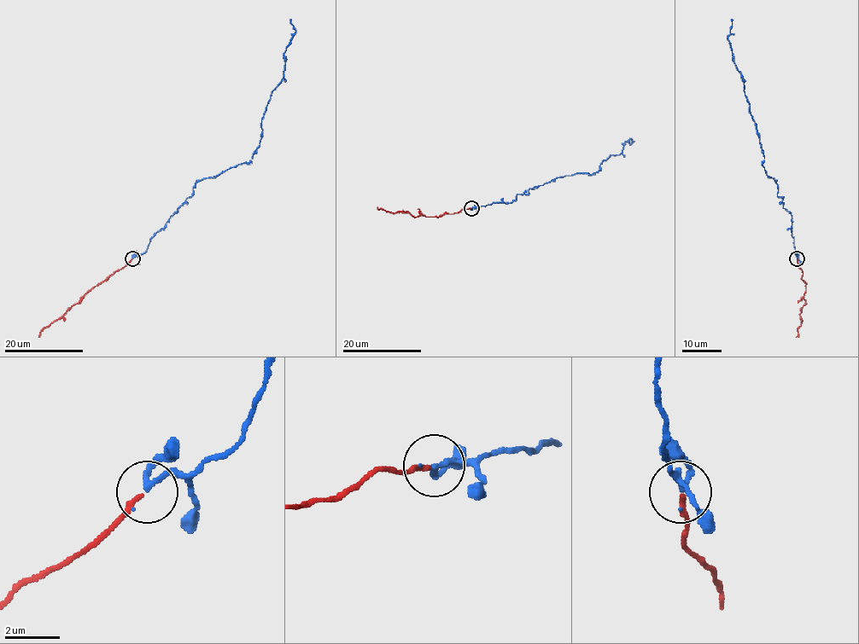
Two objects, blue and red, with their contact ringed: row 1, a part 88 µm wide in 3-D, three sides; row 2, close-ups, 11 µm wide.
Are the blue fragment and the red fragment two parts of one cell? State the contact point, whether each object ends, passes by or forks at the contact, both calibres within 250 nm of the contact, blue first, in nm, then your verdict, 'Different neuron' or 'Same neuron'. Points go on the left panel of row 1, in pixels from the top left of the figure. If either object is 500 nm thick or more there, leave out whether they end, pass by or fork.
Place: (132, 258). At the ring blue passes by. At the ring red ends. Thickness 180 nm (blue) against 180 nm. Same neuron

